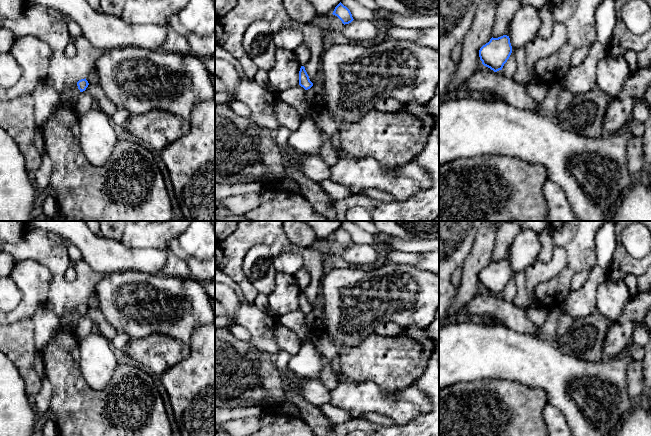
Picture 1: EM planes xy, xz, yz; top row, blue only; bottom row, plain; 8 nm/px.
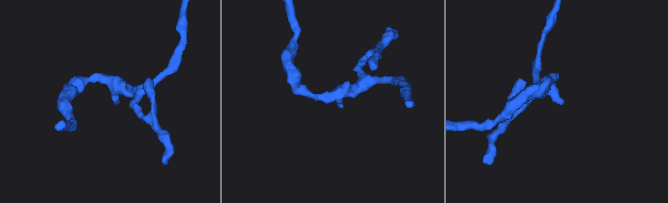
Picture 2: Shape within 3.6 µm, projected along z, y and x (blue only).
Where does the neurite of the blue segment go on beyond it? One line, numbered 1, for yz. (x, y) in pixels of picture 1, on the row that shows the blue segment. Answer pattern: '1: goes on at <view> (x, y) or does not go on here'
1: does not go on here

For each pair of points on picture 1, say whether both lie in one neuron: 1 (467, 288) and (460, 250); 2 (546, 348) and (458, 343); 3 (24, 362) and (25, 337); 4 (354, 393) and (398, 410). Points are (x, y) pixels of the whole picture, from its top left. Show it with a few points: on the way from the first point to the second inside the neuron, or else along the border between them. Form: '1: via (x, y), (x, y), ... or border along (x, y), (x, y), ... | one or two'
1: border along (474, 243), (461, 268) | two
2: via (524, 348), (480, 348) | one
3: via (24, 356), (24, 343) | one
4: via (365, 397), (378, 404), (387, 406) | one

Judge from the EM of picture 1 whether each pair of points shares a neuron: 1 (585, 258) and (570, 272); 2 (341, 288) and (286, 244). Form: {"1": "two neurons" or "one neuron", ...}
{"1": "one neuron", "2": "two neurons"}

